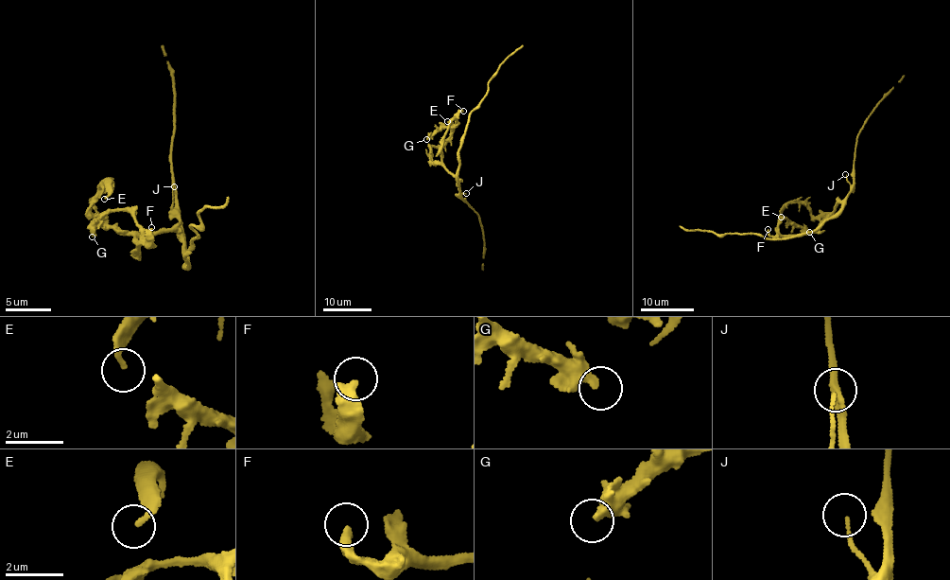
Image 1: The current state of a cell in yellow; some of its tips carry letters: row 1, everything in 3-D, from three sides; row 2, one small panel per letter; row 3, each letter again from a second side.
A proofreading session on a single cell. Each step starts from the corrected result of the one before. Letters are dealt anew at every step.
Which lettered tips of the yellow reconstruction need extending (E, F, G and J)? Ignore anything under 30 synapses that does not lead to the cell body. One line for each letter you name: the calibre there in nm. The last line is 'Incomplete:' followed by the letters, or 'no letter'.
Incomplete: no letter

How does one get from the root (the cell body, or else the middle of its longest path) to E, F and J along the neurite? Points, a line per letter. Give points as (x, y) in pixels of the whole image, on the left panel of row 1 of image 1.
E: (185, 251), (182, 237), (175, 231), (119, 232), (92, 210), (99, 187), (107, 181), (109, 194), (104, 199)
F: (185, 251), (182, 237), (160, 229), (139, 236), (139, 253), (133, 249), (146, 241), (151, 227)
J: (185, 251), (178, 210), (172, 206), (174, 186)

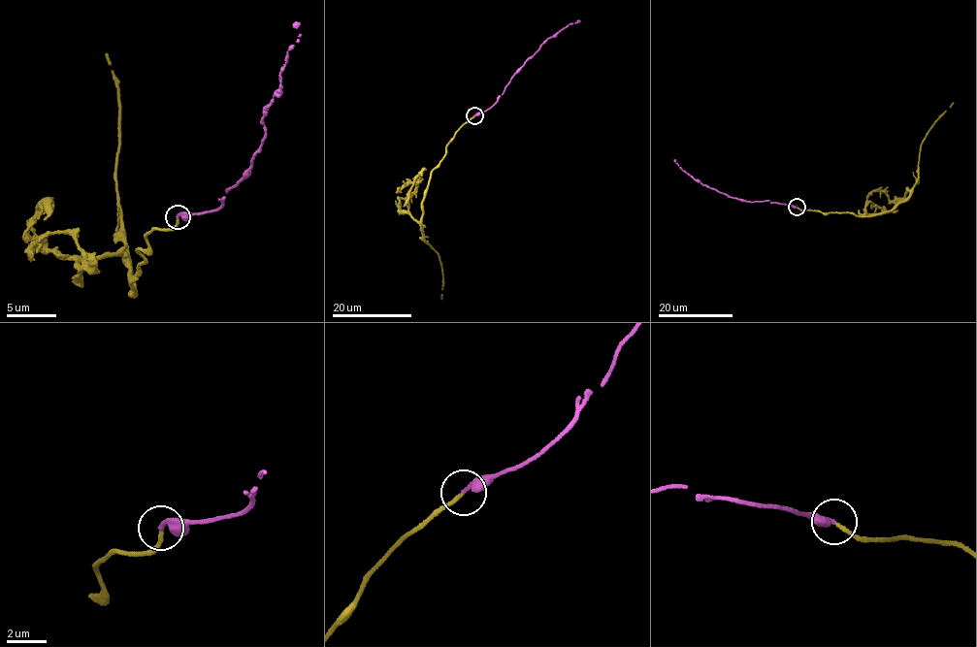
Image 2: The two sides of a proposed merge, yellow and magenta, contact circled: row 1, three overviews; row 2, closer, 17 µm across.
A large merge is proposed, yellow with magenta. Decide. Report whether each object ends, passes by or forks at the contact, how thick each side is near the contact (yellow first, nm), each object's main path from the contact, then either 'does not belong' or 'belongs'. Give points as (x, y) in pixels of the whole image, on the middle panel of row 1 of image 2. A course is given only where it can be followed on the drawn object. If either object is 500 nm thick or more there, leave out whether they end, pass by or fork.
yellow ends | magenta ends | 200/240 nm | yellow via (474, 115), (445, 145), (445, 155), (431, 173), (422, 206), (424, 241), (441, 264), (441, 300) | magenta via (474, 115), (489, 110), (541, 45), (578, 20) | belongs

